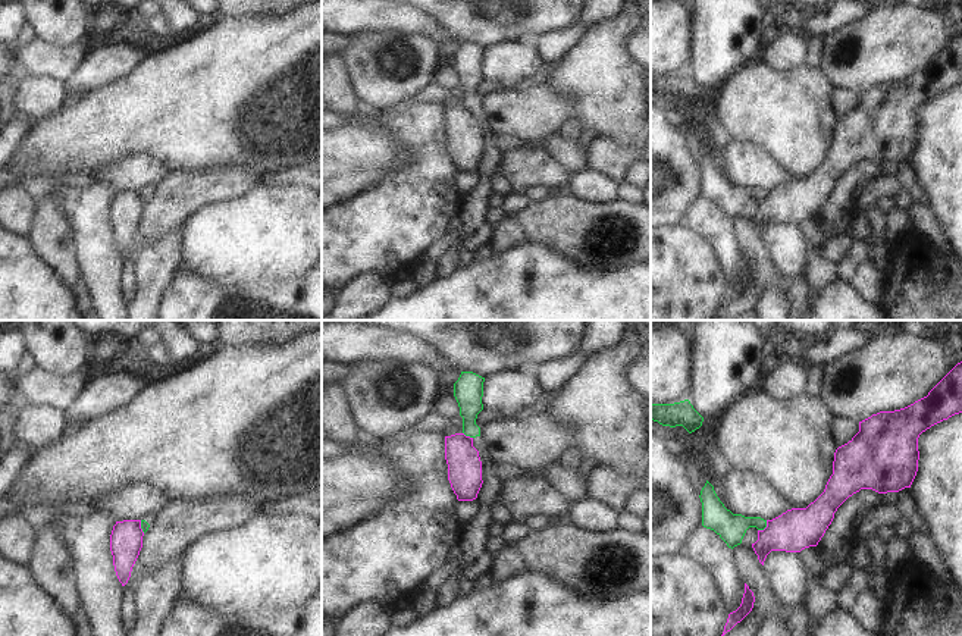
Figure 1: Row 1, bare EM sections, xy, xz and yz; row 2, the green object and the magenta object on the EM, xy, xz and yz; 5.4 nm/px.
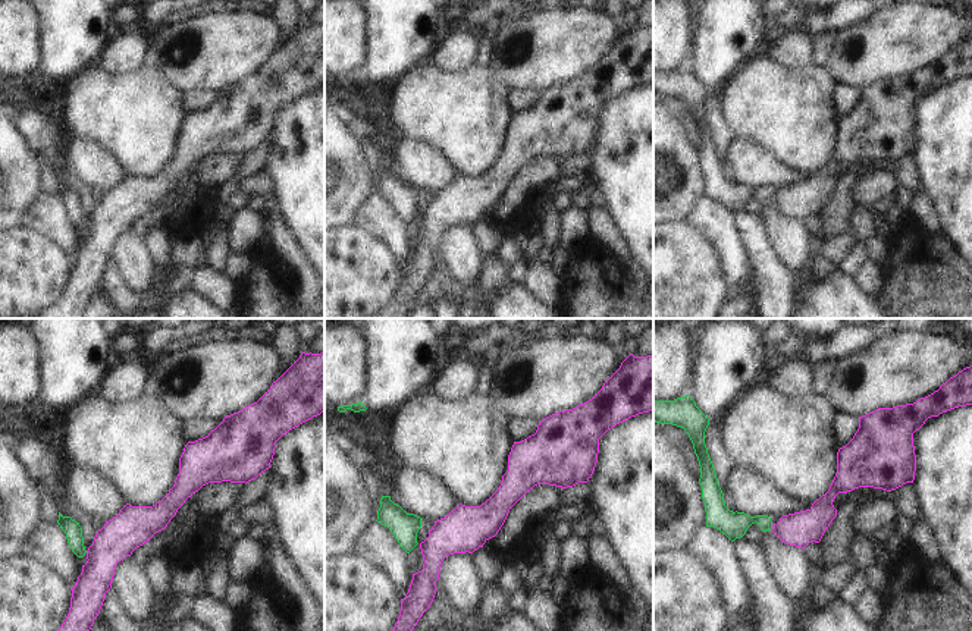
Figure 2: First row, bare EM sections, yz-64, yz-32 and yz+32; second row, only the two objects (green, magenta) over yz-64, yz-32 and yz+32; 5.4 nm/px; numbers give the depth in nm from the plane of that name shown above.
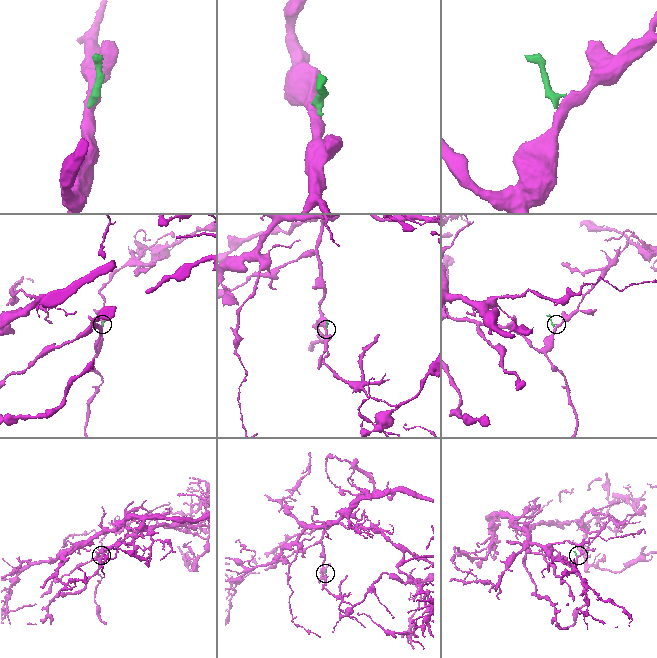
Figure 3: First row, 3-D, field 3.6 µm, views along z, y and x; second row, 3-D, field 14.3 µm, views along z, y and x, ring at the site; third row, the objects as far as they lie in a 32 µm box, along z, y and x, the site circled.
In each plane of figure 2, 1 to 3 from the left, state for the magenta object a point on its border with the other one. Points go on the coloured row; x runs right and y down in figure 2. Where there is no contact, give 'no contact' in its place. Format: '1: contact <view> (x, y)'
1: no contact
2: no contact
3: contact yz+32 (771, 527)

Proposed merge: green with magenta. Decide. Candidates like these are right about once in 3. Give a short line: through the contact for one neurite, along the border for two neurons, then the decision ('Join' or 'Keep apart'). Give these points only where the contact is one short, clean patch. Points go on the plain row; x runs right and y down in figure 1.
Line: yz (767, 191), (767, 196), (758, 201). Keep apart.

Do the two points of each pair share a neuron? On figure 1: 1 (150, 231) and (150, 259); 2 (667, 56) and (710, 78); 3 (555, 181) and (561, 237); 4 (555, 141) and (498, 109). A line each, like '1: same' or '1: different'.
1: different
2: different
3: different
4: different

